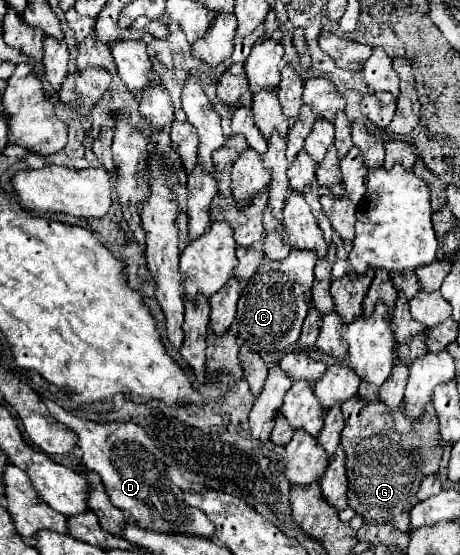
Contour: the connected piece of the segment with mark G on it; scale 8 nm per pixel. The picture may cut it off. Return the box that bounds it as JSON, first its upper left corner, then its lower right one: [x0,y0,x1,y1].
[341,397,443,531]

